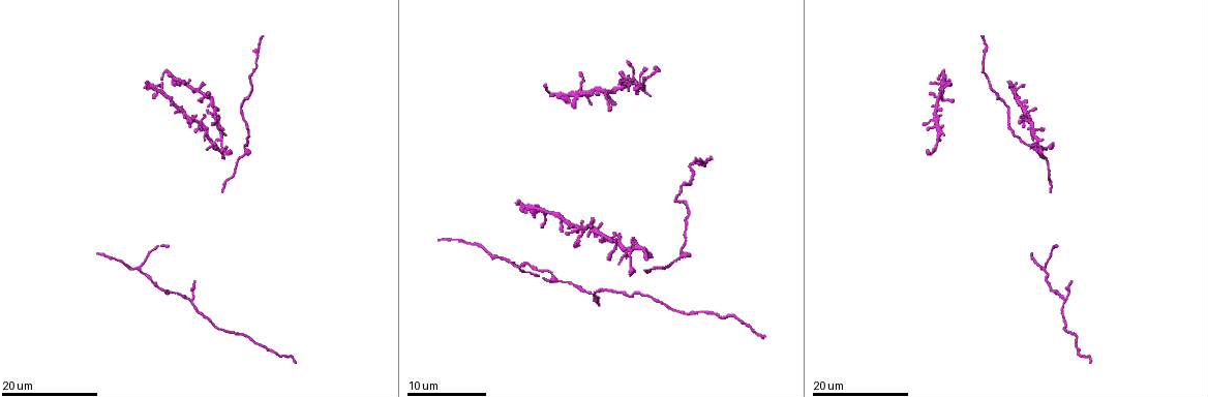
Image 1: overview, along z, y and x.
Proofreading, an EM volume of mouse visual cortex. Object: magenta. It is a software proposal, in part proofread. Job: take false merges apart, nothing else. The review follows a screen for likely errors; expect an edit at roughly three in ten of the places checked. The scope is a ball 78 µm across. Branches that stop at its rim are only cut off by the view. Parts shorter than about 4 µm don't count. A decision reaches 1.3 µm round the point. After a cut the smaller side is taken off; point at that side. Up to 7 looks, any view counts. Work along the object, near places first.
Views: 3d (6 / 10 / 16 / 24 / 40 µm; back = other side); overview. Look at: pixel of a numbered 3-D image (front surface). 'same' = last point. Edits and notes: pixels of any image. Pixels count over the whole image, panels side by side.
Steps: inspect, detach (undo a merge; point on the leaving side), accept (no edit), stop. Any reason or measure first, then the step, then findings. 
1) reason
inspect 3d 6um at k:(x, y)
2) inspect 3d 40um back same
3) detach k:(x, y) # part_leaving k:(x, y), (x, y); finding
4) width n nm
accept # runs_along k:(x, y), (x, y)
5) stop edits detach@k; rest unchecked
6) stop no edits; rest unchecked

sudden change in width
inspect 3d 24um at 1:(680, 251)

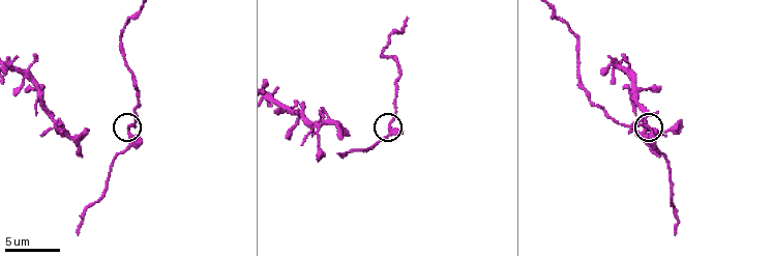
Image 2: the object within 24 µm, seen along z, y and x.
inspect 3d 10um at 2:(128, 130)

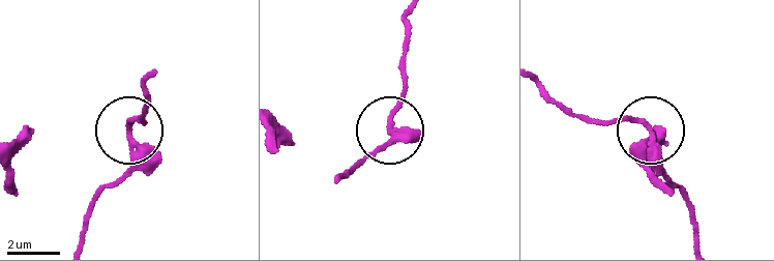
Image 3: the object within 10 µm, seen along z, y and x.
from behind
inspect 3d 10um back at 3:(648, 124)

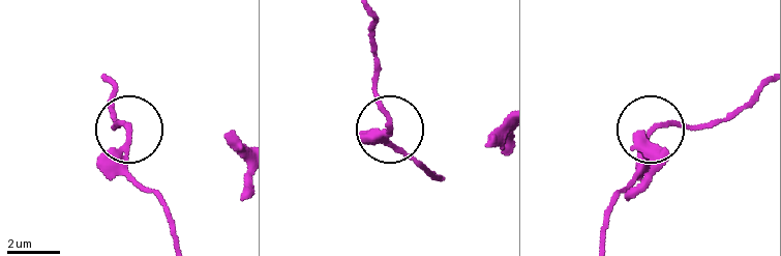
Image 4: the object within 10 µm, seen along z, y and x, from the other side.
accept # runs_along 4:(601, 238), (608, 205), (653, 132), (711, 125); continuous, no second cell

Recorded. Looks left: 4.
four or more arms meet
inspect 3d 24um at 1:(203, 97)

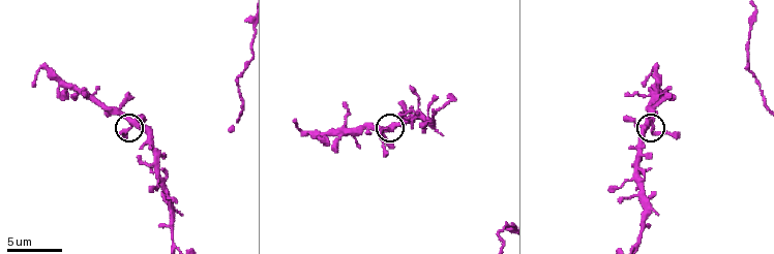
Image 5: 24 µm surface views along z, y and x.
inspect 3d 6um at 5:(650, 124)

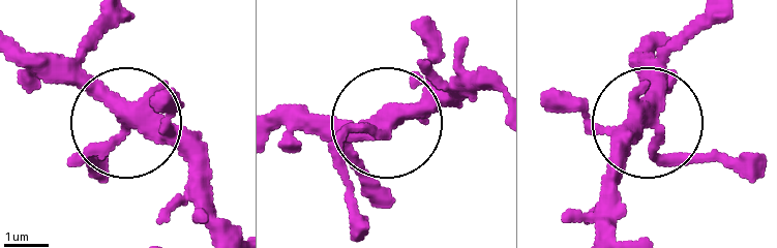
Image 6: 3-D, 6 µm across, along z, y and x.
width 340 nm
accept # all the same cell

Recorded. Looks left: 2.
a fork
inspect 3d 16um at 1:(593, 295)

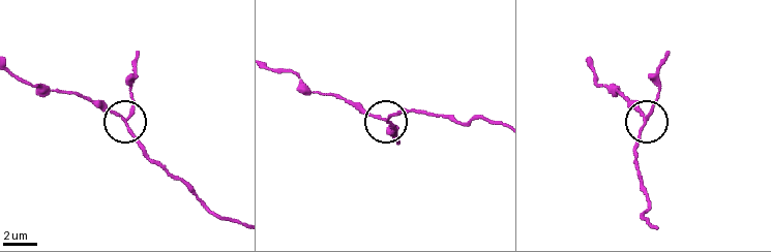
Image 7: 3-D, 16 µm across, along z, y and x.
inspect 3d 10um at 7:(388, 122)

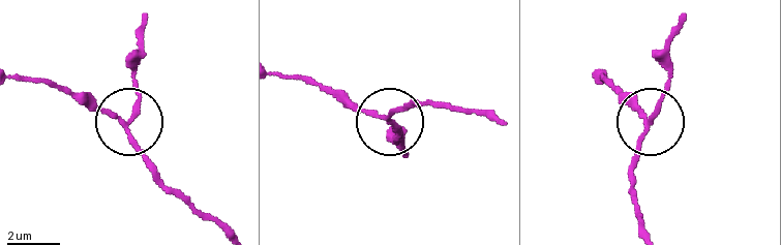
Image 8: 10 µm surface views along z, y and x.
arms 3
accept # runs_along 8:(18, 74), (128, 119), (138, 101), (138, 37); all the same cell

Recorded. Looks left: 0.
stop no edits; rest unchecked

